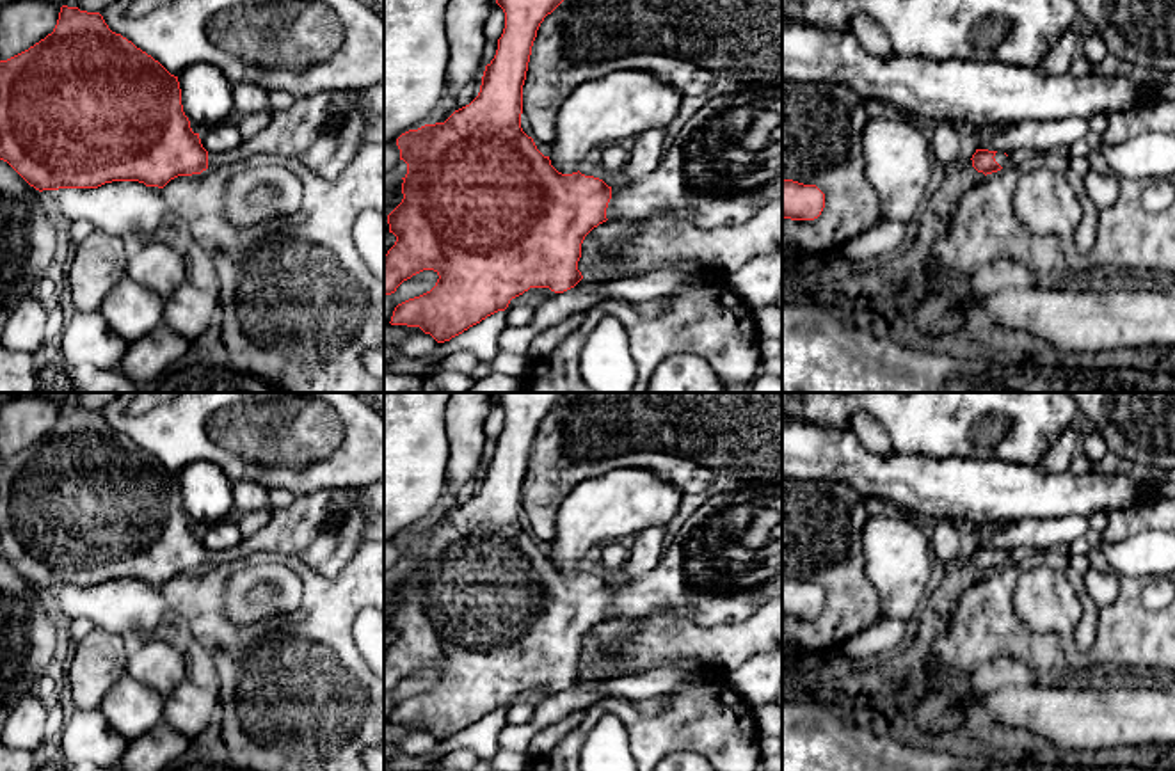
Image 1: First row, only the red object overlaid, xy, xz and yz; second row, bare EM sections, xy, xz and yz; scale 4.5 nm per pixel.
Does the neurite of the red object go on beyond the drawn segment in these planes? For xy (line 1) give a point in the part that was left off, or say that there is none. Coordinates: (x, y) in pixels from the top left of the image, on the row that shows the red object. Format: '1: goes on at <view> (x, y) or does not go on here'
1: goes on at xy (324, 130)

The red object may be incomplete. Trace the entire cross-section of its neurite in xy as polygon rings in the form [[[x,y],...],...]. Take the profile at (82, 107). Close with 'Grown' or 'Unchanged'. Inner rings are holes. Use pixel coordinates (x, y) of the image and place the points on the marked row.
[[[68,5],[60,7],[59,20],[52,34],[28,50],[7,60],[0,60],[0,160],[7,162],[30,187],[39,192],[59,188],[98,188],[112,181],[139,181],[146,187],[164,188],[178,176],[201,174],[206,169],[217,167],[236,169],[245,165],[256,155],[270,155],[276,158],[292,156],[324,178],[336,178],[357,153],[359,146],[366,142],[364,131],[370,121],[372,117],[368,117],[359,105],[359,91],[324,91],[295,98],[288,108],[274,112],[270,123],[258,135],[242,140],[235,149],[226,153],[208,153],[201,144],[199,133],[192,131],[190,121],[183,112],[178,76],[171,75],[158,60],[137,48],[132,41],[112,32],[100,12],[87,12]]]. Grown

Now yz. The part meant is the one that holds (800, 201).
[[[782,179],[782,219],[814,220],[825,208],[825,194],[816,185]]]. Unchanged

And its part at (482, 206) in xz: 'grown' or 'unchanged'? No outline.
grown

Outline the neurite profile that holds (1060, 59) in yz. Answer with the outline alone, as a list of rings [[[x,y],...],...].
[[[1070,28],[1036,69],[1042,75],[1051,76],[1065,75],[1070,71],[1075,53],[1077,53],[1077,34],[1074,28]]]

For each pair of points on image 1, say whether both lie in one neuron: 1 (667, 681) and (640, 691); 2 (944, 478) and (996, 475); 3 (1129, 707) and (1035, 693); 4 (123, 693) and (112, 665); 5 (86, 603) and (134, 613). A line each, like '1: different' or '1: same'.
1: same
2: same
3: same
4: different
5: same

